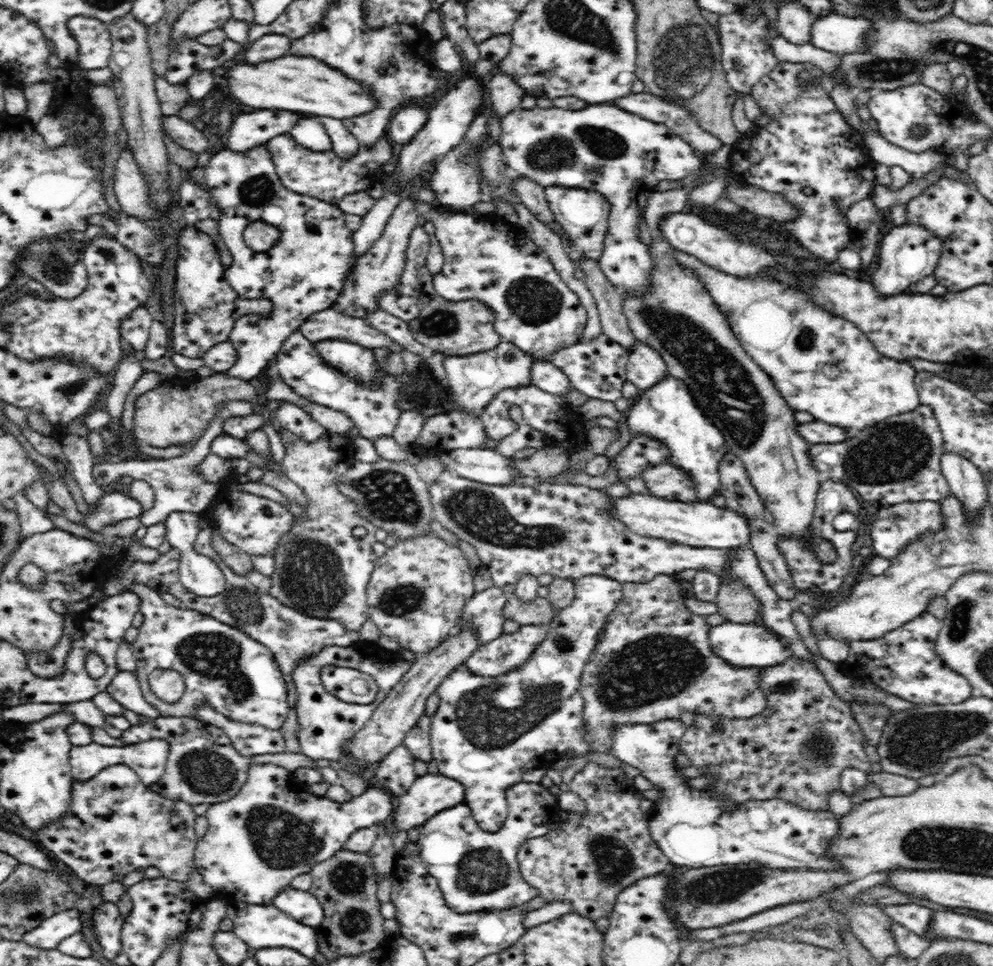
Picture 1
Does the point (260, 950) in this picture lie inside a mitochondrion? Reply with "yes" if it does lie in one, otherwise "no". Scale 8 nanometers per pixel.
no

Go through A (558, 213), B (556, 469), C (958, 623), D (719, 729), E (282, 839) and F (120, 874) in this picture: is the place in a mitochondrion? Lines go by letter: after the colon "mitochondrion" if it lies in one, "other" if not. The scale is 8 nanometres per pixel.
A: other
B: other
C: mitochondrion
D: other
E: mitochondrion
F: other

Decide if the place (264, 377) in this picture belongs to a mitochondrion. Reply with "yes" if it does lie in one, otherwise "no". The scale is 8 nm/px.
no

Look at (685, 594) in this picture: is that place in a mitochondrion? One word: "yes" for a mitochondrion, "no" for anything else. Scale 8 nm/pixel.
no

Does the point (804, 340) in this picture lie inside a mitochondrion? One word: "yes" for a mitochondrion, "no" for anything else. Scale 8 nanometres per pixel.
yes

